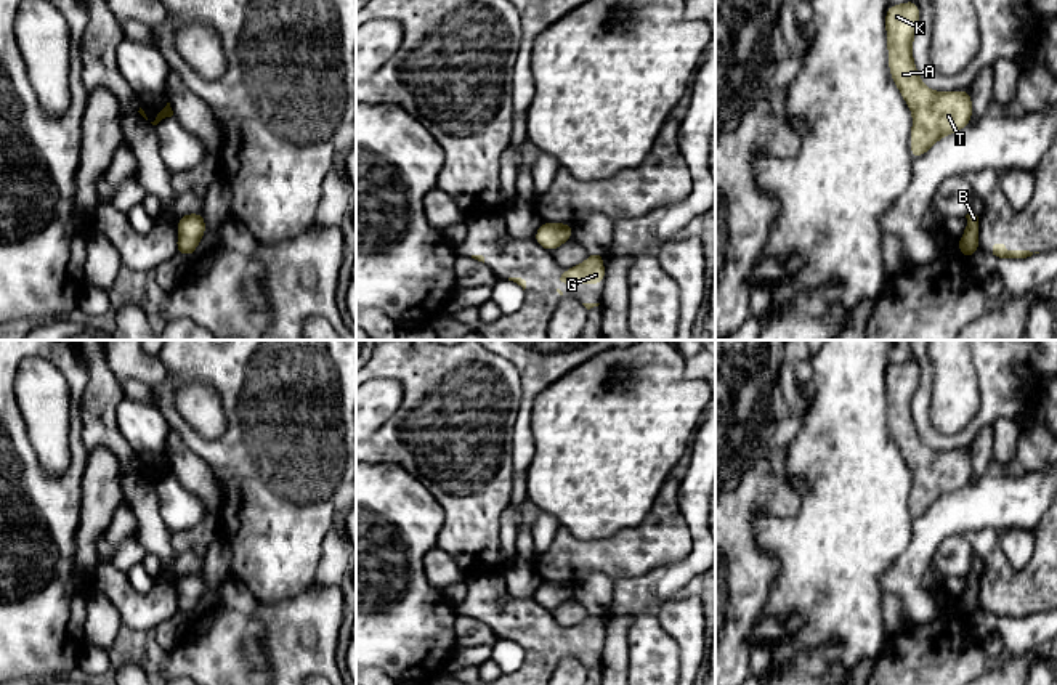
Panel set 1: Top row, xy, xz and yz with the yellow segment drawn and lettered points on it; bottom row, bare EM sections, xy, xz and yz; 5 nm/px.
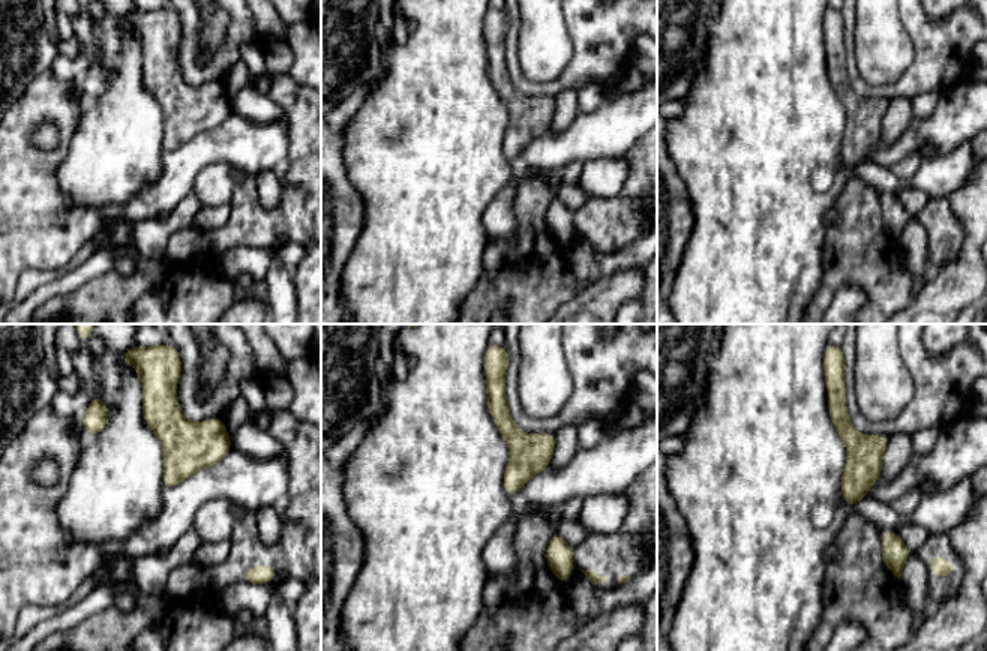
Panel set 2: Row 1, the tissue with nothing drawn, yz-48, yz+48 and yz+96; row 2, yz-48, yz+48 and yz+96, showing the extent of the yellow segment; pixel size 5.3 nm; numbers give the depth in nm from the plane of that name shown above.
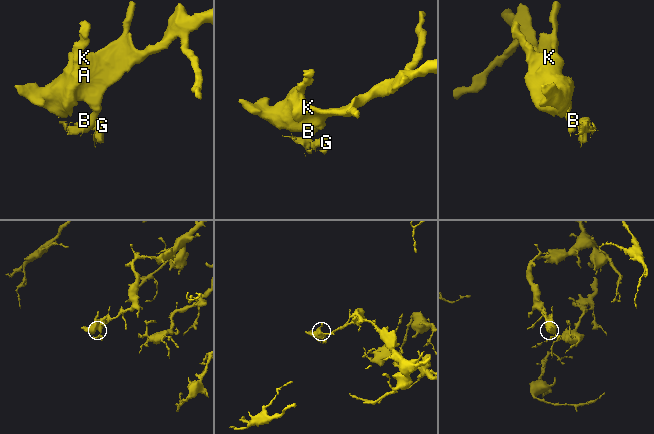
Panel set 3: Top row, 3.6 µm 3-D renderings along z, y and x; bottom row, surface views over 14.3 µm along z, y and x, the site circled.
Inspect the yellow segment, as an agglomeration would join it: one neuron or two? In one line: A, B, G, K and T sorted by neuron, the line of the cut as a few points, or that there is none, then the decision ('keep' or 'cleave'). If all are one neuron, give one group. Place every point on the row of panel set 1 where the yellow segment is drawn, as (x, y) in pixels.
A B K T / G; cut in yz along (959, 241), (972, 254); cleave

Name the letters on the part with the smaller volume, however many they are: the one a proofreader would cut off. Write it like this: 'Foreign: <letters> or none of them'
Foreign: G

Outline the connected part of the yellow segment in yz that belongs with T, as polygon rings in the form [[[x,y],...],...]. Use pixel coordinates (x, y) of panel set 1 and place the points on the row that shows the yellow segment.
[[[914,0],[885,11],[889,71],[913,114],[911,159],[919,159],[938,140],[967,127],[972,119],[969,90],[935,91],[924,85],[913,61],[913,39],[921,19]]]

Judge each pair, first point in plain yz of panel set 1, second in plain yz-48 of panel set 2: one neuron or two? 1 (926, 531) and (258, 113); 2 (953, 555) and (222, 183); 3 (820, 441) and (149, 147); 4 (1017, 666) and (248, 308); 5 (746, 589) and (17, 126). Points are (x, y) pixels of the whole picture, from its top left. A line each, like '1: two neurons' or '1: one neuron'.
1: two neurons
2: one neuron
3: one neuron
4: one neuron
5: one neuron

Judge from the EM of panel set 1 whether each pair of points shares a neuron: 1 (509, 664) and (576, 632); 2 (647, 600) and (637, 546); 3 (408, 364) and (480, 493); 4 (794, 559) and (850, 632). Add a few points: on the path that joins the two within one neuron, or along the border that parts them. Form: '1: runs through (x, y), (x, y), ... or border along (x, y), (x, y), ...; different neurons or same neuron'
1: border along (499, 637), (515, 640), (522, 647), (520, 668); different neurons
2: border along (677, 562), (669, 562), (642, 575), (613, 579); different neurons
3: runs through (440, 397), (453, 409), (453, 433), (465, 461); same neuron
4: runs through (814, 576), (841, 603), (842, 613); same neuron

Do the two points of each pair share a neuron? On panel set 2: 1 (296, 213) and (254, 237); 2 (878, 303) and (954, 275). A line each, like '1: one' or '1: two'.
1: one
2: two

